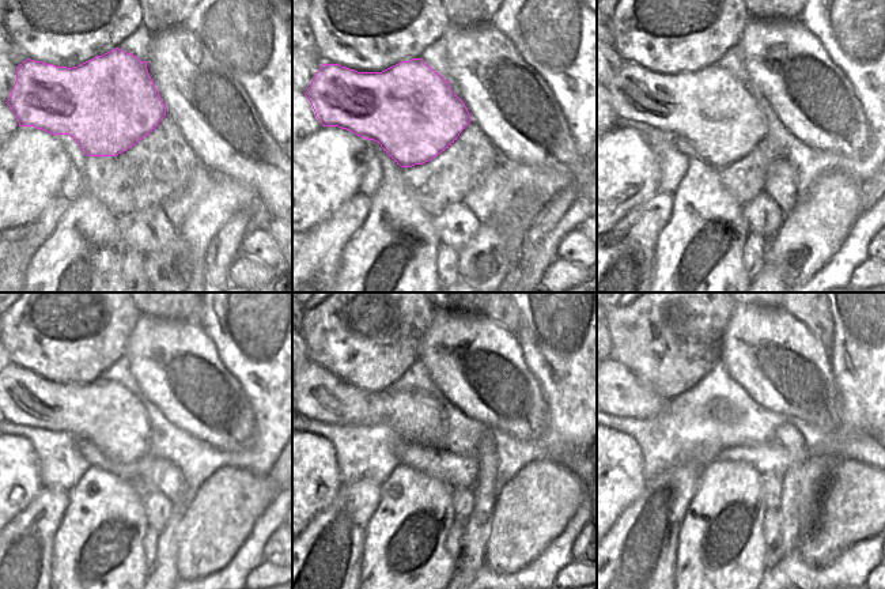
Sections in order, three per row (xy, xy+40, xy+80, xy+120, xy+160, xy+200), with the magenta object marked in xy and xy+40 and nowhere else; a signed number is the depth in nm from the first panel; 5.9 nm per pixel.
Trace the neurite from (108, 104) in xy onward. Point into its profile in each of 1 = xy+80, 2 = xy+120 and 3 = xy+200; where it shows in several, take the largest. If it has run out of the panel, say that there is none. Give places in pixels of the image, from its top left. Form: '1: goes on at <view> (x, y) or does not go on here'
1: goes on at xy+80 (710, 109)
2: goes on at xy+120 (103, 412)
3: goes on at xy+200 (624, 396)

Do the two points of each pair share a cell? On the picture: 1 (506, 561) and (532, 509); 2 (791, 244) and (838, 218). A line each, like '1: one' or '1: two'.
1: one
2: one

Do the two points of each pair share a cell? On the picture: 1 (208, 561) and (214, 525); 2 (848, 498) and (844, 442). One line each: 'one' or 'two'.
1: one
2: two

